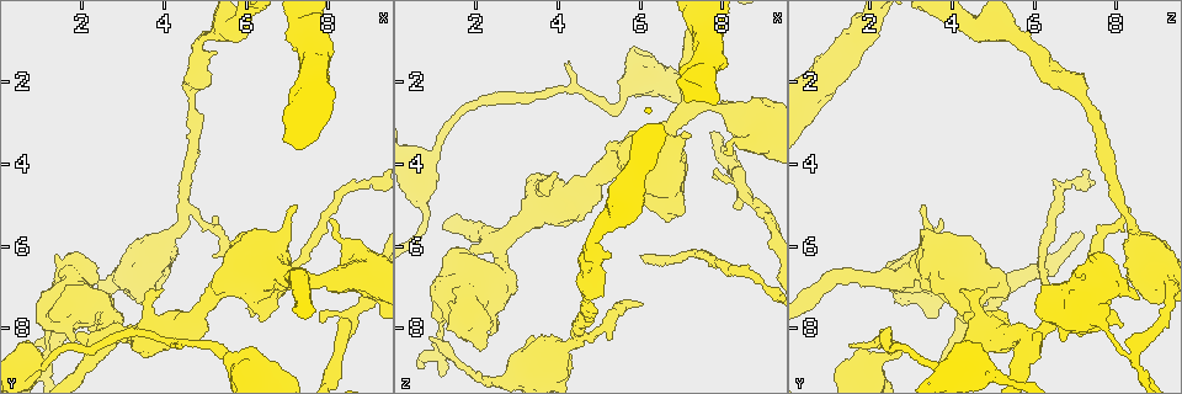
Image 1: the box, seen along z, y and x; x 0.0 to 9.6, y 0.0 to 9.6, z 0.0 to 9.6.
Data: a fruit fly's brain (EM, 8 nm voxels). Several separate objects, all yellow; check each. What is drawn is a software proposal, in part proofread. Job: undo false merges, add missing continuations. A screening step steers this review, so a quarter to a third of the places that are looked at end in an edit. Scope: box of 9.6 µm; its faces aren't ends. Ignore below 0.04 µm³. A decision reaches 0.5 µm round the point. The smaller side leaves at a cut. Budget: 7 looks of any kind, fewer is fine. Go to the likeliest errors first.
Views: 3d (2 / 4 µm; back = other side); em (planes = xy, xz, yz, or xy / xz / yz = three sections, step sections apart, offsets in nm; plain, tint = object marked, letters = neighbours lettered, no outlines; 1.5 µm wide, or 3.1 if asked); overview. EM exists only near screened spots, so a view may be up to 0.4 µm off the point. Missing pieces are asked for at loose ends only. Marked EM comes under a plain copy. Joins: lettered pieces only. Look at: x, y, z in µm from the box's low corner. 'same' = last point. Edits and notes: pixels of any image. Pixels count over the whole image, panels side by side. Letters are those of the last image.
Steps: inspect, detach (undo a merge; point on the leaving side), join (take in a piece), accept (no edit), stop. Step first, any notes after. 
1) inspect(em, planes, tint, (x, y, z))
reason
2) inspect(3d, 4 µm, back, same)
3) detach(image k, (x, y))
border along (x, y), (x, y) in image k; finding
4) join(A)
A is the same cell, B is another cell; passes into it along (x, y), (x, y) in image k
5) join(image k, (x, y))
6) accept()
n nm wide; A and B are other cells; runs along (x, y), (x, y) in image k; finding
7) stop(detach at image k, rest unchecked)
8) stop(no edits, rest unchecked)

inspect(3d, 2 µm, (6.10, 7.75, 6.35))
an open end

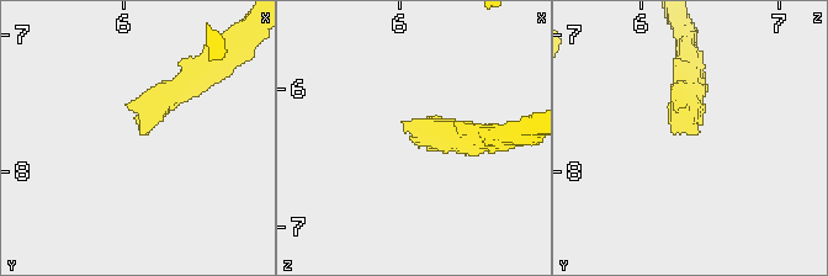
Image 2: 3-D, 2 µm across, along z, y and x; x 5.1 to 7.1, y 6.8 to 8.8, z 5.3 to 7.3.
inspect(em, planes, letters, (6.12, 7.72, 6.42))
need the tissue

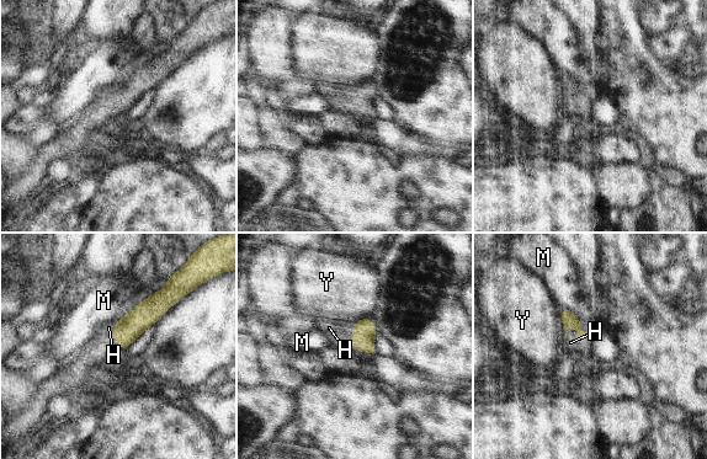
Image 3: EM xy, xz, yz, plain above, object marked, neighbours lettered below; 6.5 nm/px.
join(H)
H is the same cell, M and Y are other cells; passes into it along (570, 320), (579, 330), (570, 342) in image 3; the cell continues

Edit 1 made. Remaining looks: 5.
inspect(em, yz, step 8, tint, (4.50, 5.20, 8.30))
calibre changes

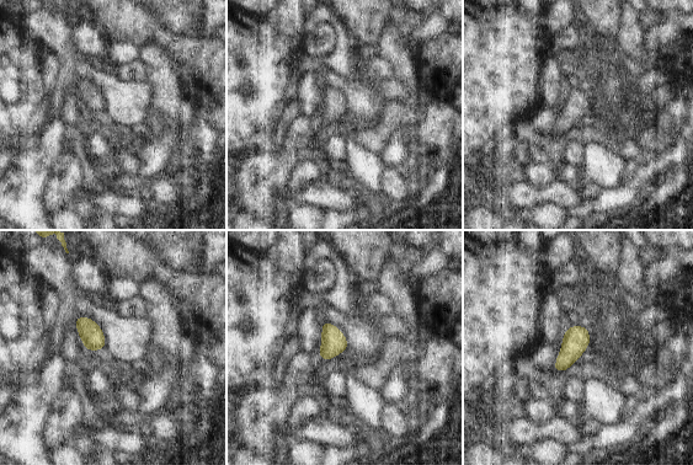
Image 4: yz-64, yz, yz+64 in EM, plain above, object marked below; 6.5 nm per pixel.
inspect(em, planes, letters, same)

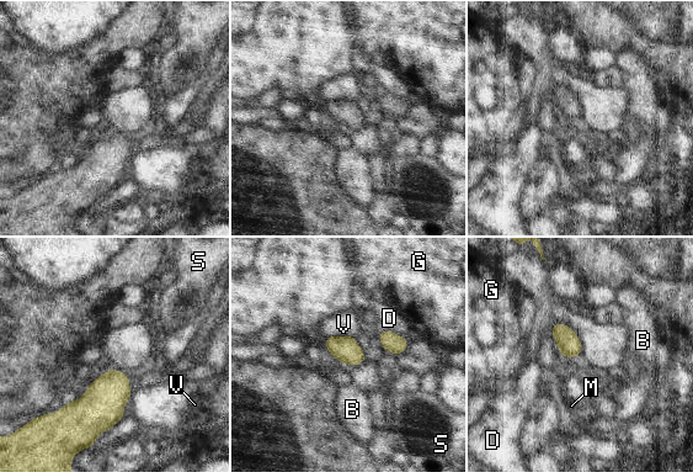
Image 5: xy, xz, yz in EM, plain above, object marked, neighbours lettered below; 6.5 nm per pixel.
accept()
B, D, G, M, S and V are other cells; border along (353, 335), (329, 335), (324, 340) in image 5; all the same cell

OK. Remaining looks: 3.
stop(join at image 3, rest unchecked)

